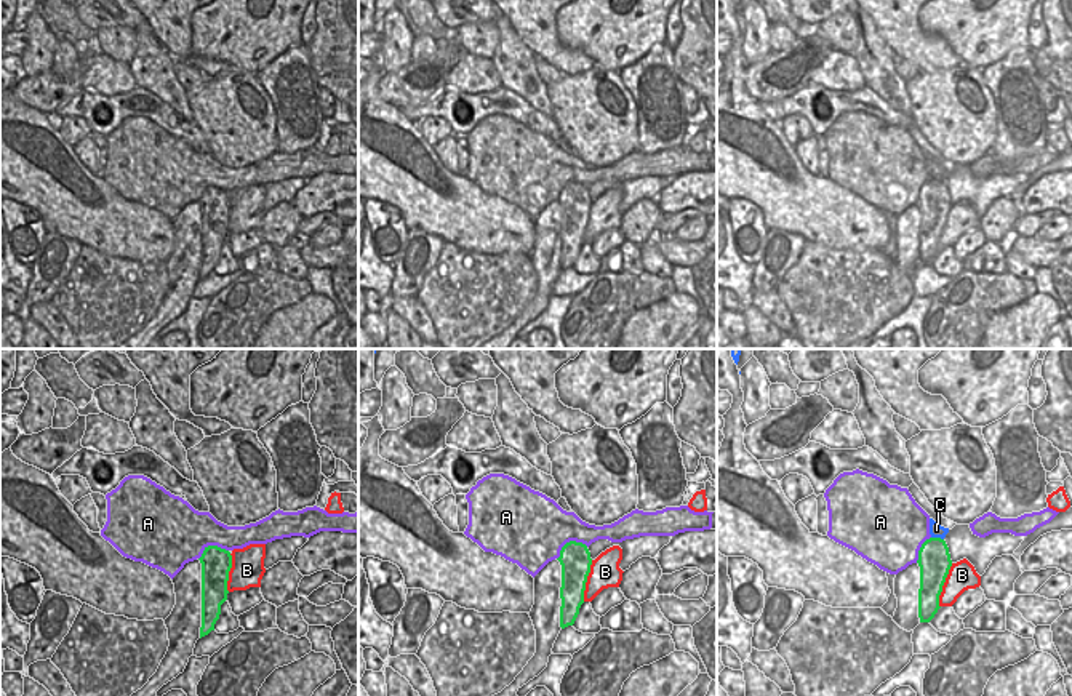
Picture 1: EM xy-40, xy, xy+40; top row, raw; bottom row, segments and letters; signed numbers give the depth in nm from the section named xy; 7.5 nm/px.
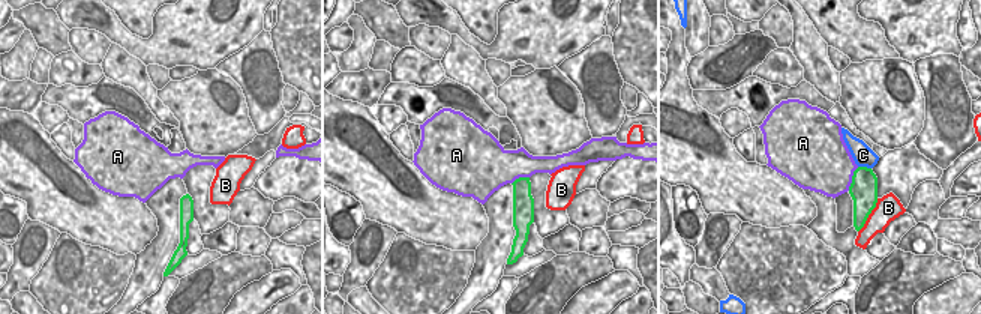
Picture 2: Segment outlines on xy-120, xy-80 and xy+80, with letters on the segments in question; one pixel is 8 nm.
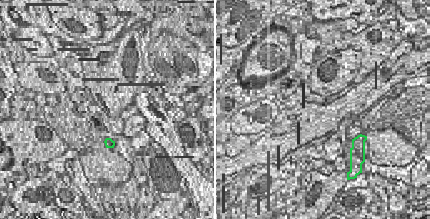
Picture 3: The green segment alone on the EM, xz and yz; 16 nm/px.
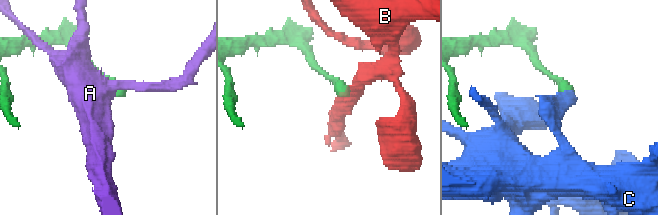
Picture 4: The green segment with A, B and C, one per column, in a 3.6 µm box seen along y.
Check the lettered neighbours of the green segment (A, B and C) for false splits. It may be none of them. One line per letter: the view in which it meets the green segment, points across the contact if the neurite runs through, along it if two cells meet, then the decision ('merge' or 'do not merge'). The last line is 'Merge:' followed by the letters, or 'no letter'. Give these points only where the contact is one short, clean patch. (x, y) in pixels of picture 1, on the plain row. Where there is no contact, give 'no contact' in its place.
A: xy | do not merge
B: xy+40 | do not merge
C: xy+40 | along xy+40 (932, 178), (943, 181) | do not merge
Merge: no letter

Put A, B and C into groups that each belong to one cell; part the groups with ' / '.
A / B / C

